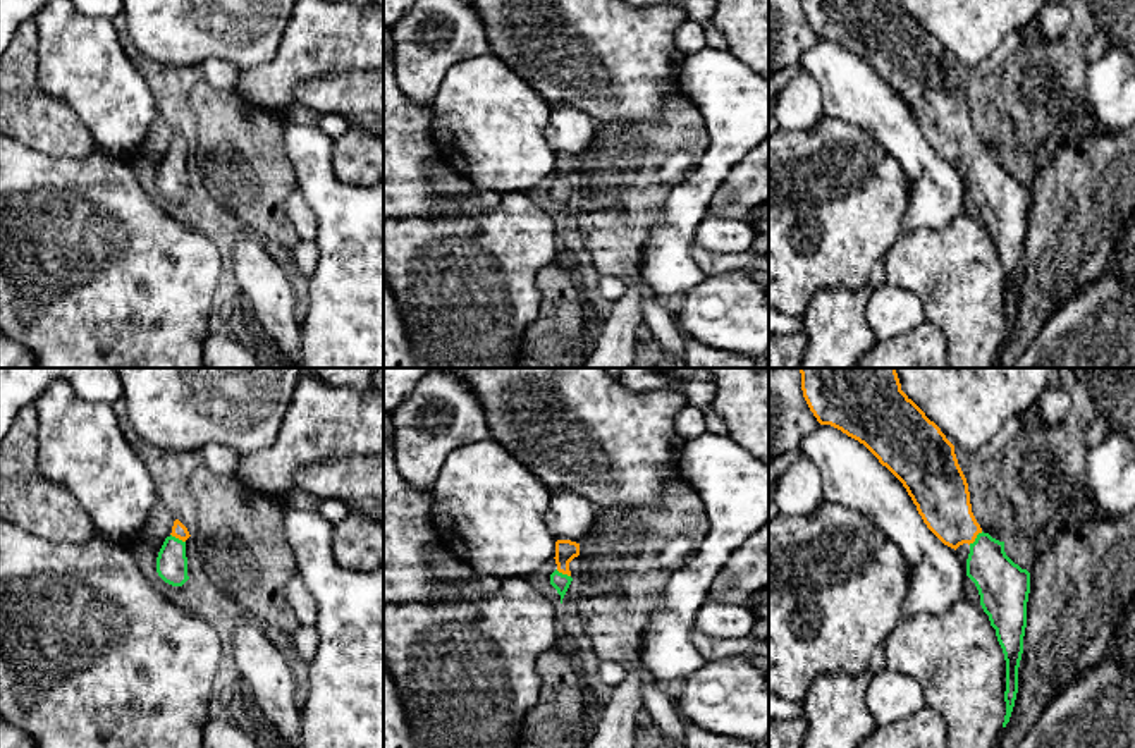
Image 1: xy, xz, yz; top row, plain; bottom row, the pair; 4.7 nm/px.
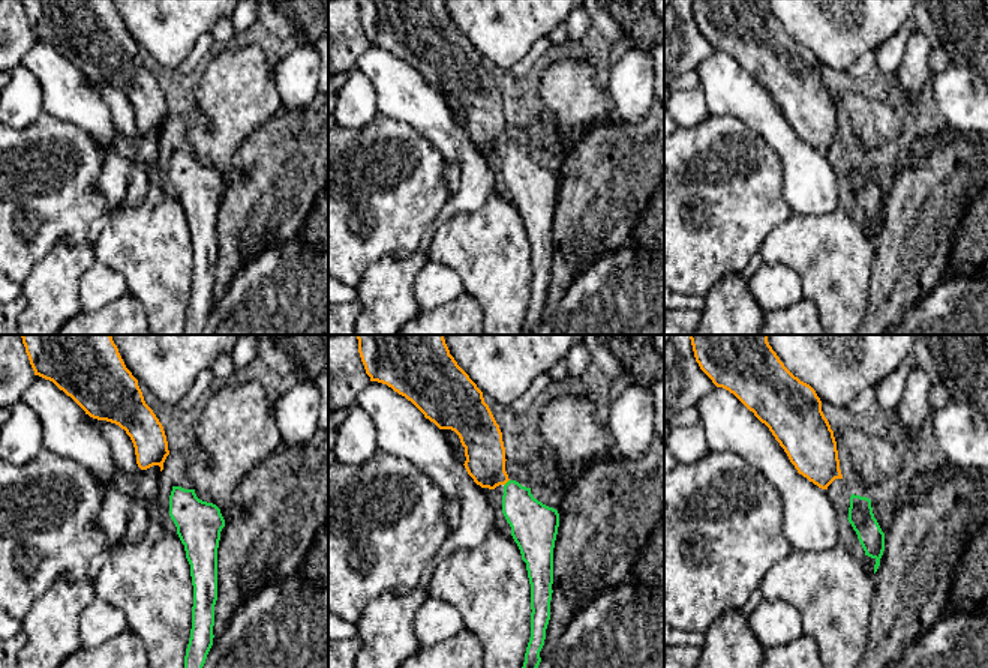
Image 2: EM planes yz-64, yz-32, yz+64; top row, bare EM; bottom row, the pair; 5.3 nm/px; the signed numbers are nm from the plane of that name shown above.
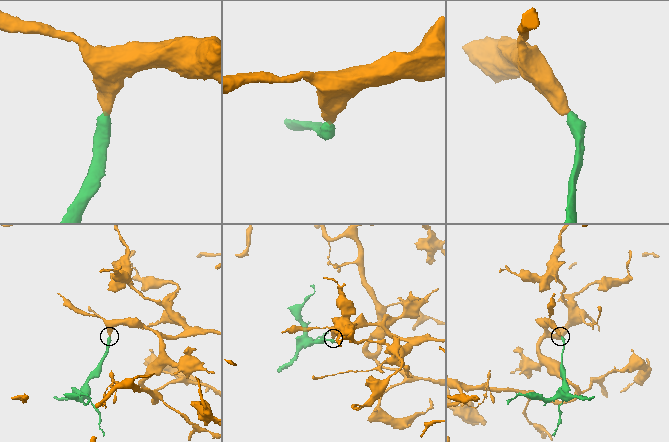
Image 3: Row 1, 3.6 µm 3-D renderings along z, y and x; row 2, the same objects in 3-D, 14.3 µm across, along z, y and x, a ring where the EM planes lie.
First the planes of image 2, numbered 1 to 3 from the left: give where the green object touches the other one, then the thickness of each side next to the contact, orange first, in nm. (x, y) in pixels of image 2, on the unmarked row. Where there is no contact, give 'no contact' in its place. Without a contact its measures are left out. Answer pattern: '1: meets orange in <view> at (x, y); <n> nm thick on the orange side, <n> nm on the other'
1: no contact
2: meets orange in yz-32 at (507, 144); 220 nm thick on the orange side, 220 nm on the other
3: no contact

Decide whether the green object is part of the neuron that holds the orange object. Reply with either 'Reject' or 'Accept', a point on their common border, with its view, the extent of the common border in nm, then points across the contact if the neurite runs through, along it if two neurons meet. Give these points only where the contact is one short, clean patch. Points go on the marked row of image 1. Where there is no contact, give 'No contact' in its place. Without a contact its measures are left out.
Accept. Touches orange at yz (975, 537). Shared border 90 nm. Path across: yz (941, 496), (944, 506), (975, 537), (1001, 583)

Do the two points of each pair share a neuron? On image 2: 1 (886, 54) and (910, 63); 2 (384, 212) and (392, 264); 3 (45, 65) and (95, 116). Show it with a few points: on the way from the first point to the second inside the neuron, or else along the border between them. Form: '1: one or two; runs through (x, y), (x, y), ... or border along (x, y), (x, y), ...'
1: two; border along (912, 29), (903, 63), (897, 71)
2: two; border along (417, 248), (374, 261), (362, 276)
3: one; runs through (57, 77), (83, 104)

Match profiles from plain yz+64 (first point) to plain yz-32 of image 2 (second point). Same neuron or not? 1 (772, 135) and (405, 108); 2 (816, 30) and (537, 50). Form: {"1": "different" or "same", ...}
{"1": "same", "2": "different"}

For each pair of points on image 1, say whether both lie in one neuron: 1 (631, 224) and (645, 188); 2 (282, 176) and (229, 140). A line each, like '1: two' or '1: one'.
1: one
2: one

